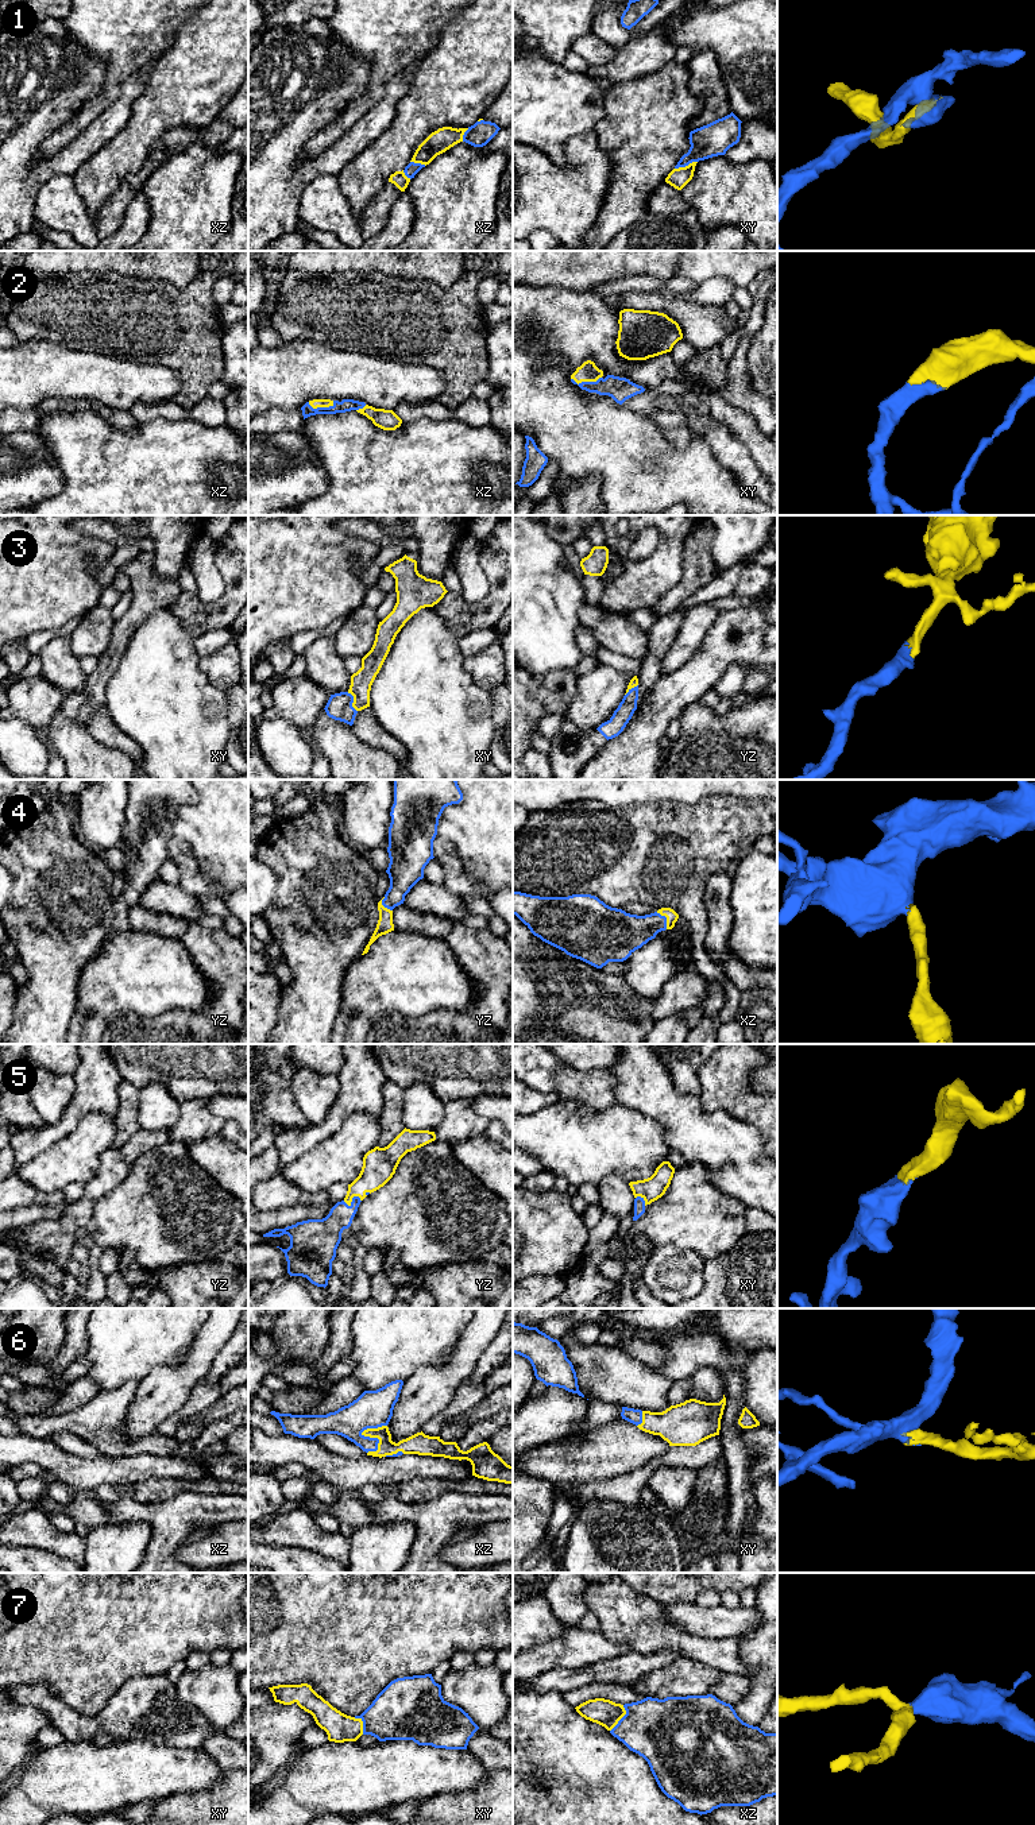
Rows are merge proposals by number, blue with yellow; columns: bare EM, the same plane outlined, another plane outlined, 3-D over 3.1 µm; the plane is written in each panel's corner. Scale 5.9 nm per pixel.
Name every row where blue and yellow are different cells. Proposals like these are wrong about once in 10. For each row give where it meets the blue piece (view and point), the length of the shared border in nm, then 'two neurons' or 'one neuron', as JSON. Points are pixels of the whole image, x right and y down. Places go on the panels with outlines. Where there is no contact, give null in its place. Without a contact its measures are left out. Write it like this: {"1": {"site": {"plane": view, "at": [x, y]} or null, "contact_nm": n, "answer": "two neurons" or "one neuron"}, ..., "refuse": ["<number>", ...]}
{"1": {"site": {"plane": "xy", "at": [686, 165]}, "contact_nm": 140, "answer": "one neuron"}, "2": {"site": {"plane": "xz", "at": [321, 408]}, "contact_nm": 160, "answer": "one neuron"}, "3": {"site": {"plane": "xy", "at": [352, 702]}, "contact_nm": 130, "answer": "one neuron"}, "4": {"site": {"plane": "xz", "at": [665, 919]}, "contact_nm": 120, "answer": "one neuron"}, "5": {"site": {"plane": "yz", "at": [352, 1201]}, "contact_nm": 110, "answer": "one neuron"}, "6": {"site": {"plane": "xz", "at": [367, 1437]}, "contact_nm": 200, "answer": "one neuron"}, "7": {"site": {"plane": "xz", "at": [621, 1719]}, "contact_nm": 180, "answer": "one neuron"}, "refuse": []}

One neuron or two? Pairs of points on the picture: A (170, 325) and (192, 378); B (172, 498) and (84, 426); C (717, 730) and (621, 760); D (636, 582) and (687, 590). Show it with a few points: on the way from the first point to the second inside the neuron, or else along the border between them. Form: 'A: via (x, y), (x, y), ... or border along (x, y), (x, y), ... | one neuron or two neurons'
A: via (184, 339), (192, 347), (192, 364) | one neuron
B: via (149, 484), (143, 479), (132, 478), (104, 449) | one neuron
C: border along (664, 756), (659, 765) | two neurons
D: border along (682, 556), (682, 577), (652, 607) | two neurons

